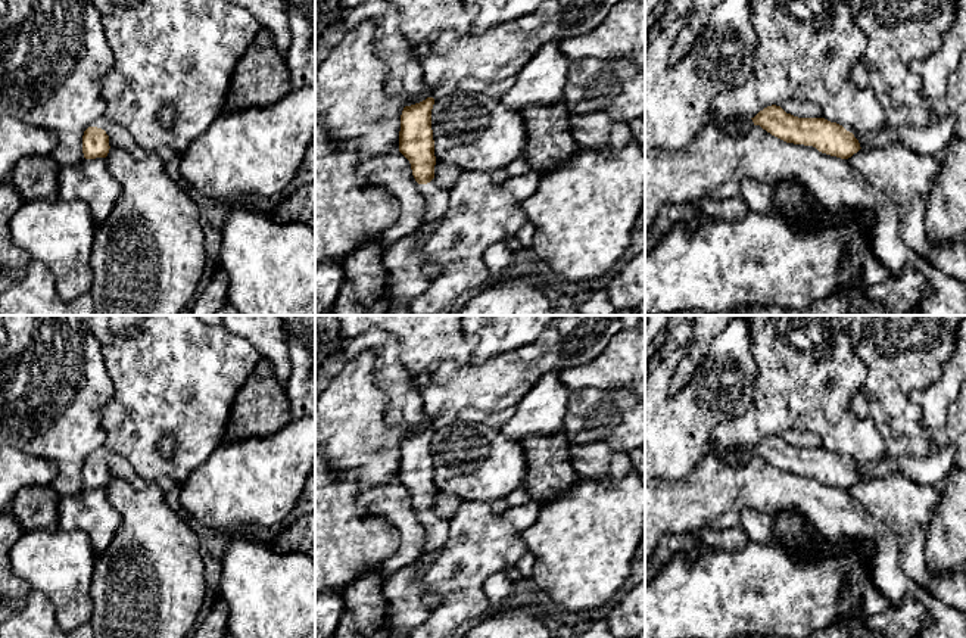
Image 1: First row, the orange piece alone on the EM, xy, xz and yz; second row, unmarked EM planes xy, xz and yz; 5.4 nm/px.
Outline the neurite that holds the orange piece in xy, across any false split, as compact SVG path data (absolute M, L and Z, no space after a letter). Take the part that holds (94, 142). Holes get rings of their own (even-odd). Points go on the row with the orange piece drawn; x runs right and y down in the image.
M103 115L84 131L82 153L85 159L107 156L110 146L106 128L110 122L112 121Z

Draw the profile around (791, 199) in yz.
M780 181L772 186L770 211L778 211L792 220L800 228L813 228L825 208L797 181Z

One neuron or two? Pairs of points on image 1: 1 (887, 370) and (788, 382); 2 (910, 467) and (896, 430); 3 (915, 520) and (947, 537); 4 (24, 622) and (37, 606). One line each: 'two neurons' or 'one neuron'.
1: two neurons
2: two neurons
3: two neurons
4: one neuron

